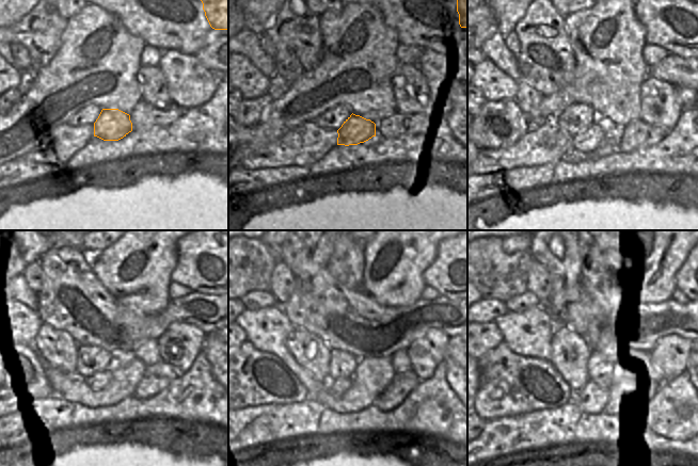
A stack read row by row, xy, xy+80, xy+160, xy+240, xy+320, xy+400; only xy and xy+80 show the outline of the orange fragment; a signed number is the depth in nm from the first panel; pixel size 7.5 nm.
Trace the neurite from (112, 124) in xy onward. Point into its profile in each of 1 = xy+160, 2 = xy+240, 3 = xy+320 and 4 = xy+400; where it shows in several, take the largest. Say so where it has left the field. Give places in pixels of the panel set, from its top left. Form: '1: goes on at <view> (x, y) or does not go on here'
1: goes on at xy+160 (586, 142)
2: goes on at xy+240 (98, 381)
3: goes on at xy+320 (339, 385)
4: goes on at xy+400 (591, 399)

